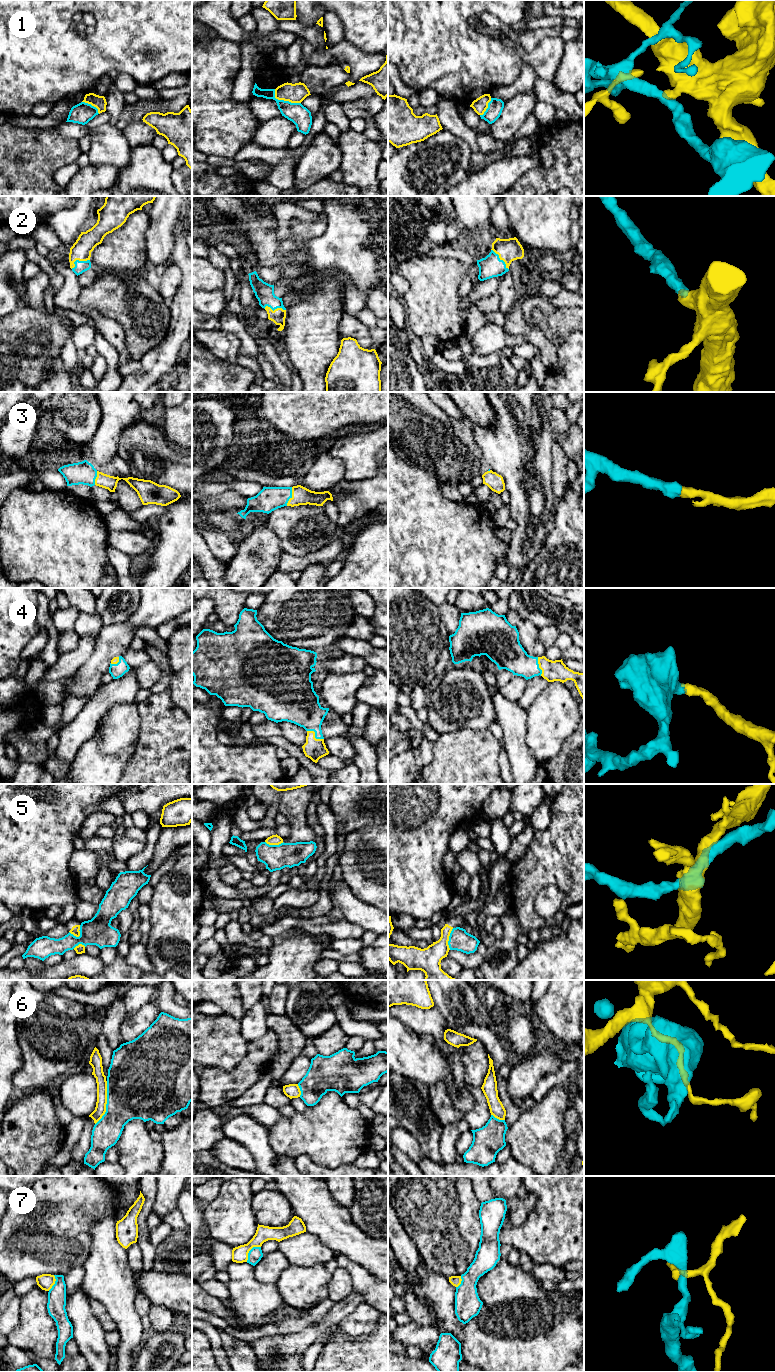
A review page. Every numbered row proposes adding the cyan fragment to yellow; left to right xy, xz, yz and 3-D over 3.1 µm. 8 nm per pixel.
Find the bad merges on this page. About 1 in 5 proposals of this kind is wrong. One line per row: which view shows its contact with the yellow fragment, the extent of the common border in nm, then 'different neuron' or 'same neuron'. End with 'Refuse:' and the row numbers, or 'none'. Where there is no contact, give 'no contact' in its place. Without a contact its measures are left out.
1: contact in xz; length 240 nm; different neuron
2: contact in yz; length 220 nm; same neuron
3: contact in xz; length 160 nm; same neuron
4: contact in xz; length 150 nm; same neuron
5: contact in yz; length 180 nm; different neuron
6: contact in xy; length 360 nm; different neuron
7: contact in xz; length 170 nm; different neuron
Refuse: 1, 5, 6, 7

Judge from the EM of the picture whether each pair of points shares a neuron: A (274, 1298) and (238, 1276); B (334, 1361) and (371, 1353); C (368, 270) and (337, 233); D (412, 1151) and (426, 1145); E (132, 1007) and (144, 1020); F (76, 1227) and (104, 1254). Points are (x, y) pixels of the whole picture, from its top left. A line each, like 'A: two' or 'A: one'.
A: one
B: one
C: one
D: two
E: two
F: two

